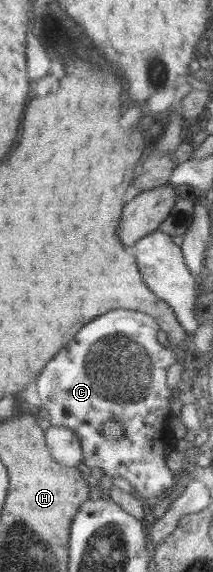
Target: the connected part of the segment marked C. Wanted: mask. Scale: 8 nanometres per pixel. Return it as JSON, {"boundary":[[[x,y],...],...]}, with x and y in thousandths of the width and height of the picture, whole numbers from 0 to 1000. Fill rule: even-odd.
{"boundary":[[[535,540],[512,542],[502,547],[474,549],[469,552],[446,554],[437,561],[418,561],[408,568],[390,568],[362,586],[347,586],[333,591],[333,596],[319,596],[300,605],[286,605],[286,610],[258,619],[258,624],[230,629],[202,649],[174,664],[160,668],[174,671],[174,691],[192,701],[188,708],[202,708],[211,715],[230,720],[239,747],[305,747],[324,750],[371,766],[385,781],[385,797],[399,804],[390,809],[427,820],[437,816],[474,816],[488,823],[488,832],[507,830],[521,837],[545,834],[573,834],[606,841],[624,855],[653,858],[653,865],[681,876],[728,878],[756,871],[761,864],[775,864],[784,857],[803,855],[812,848],[831,843],[822,841],[817,830],[803,827],[803,815],[784,808],[784,799],[775,801],[775,783],[803,776],[803,771],[822,767],[817,757],[803,750],[808,747],[808,727],[793,724],[793,694],[812,692],[812,687],[789,680],[784,675],[784,659],[789,659],[789,643],[803,638],[817,638],[822,633],[822,617],[812,617],[812,607],[775,608],[765,603],[746,601],[737,596],[737,582],[751,579],[751,572],[737,568],[737,563],[718,554],[695,547],[671,547],[643,542],[610,540]],[[512,734],[549,734],[568,738],[568,745],[587,748],[587,764],[563,769],[507,769],[484,766],[474,760],[474,745]]]}

